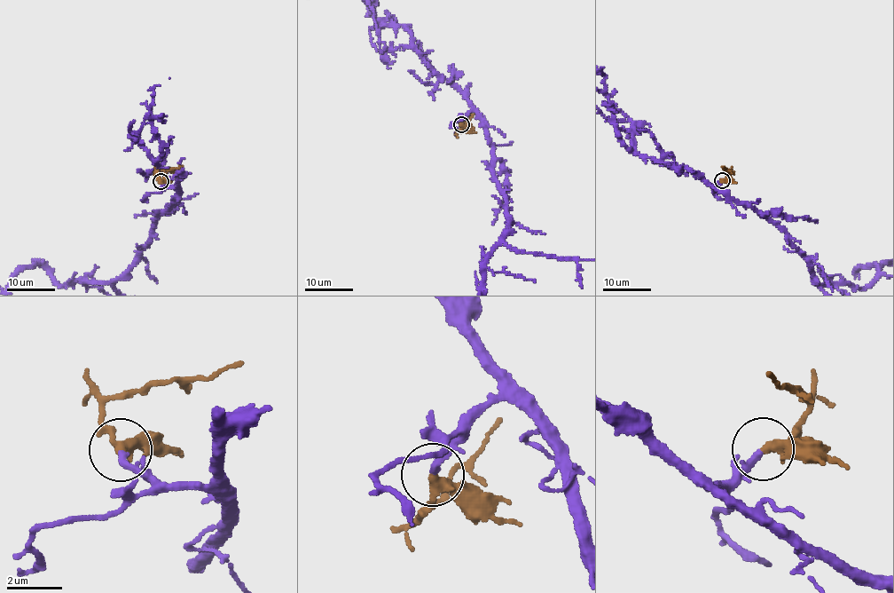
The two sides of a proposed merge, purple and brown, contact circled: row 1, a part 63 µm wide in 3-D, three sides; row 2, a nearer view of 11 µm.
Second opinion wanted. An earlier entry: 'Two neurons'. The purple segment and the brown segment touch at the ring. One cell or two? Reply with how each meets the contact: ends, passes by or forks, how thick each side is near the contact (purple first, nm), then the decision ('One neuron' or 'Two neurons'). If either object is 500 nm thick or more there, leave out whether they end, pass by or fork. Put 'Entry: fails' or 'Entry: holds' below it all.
At the ring purple ends. At the ring brown passes by. Thickness 260 nm (purple) against 320 nm. One neuron
Entry: fails

